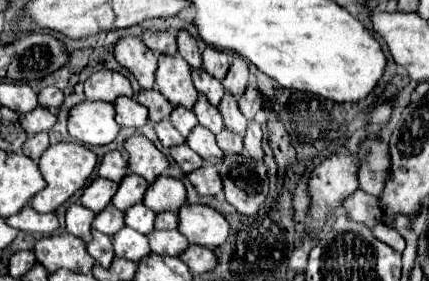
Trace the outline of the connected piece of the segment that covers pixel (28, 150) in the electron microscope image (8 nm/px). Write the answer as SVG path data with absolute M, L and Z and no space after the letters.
M41 131L41 133L29 137L29 139L23 143L23 153L37 163L37 161L39 161L39 155L47 149L47 145L49 145L49 135L47 135L45 131Z

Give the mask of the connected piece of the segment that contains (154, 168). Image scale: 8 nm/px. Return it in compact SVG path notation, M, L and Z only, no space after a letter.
M135 133L125 141L125 151L127 151L127 163L129 171L135 175L141 175L147 181L157 179L169 165L167 157L143 135Z

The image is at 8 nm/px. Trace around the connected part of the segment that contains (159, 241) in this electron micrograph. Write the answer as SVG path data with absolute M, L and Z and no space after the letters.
M171 229L171 231L151 231L147 235L147 239L149 239L151 251L159 253L159 255L179 255L189 245L189 241L177 229Z

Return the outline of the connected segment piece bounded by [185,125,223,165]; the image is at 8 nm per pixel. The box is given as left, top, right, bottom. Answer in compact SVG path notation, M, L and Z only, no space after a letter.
M201 125L193 127L191 133L189 133L189 137L185 139L185 143L187 143L195 153L199 153L205 161L209 161L209 163L213 163L213 165L221 163L223 151L217 147L215 135L213 135L209 129L205 129L205 127L201 127Z

